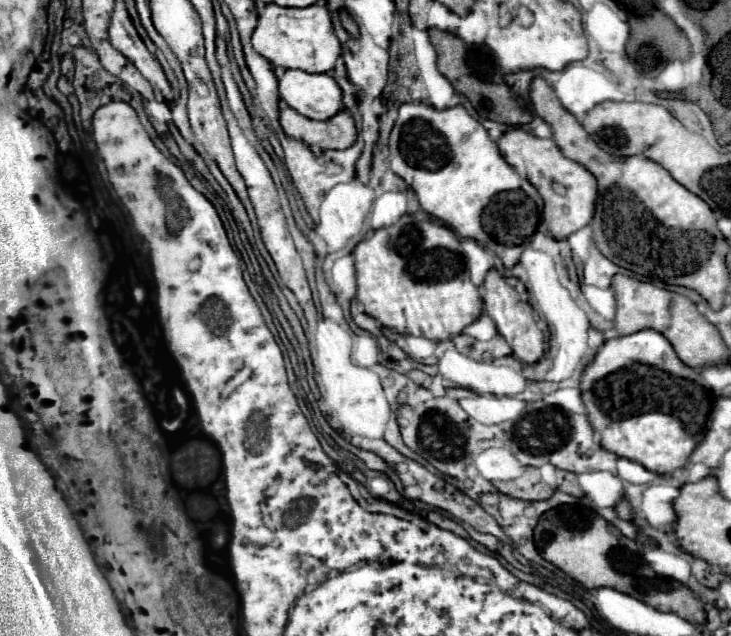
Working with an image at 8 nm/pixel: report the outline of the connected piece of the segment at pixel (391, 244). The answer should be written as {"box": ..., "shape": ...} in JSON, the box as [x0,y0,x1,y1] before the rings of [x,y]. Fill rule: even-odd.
{"box":[352,216,482,340],"shape":[[[404,216],[392,226],[370,232],[352,254],[358,274],[356,300],[386,328],[450,340],[482,314],[482,300],[468,276],[460,240],[444,224]]]}

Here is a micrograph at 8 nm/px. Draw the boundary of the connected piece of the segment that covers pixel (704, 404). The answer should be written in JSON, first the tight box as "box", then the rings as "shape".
{"box":[580,330,714,474],"shape":[[[640,330],[630,336],[620,336],[606,340],[598,350],[596,358],[584,370],[580,378],[580,388],[584,394],[584,404],[588,410],[588,420],[596,432],[602,436],[602,446],[634,462],[640,462],[646,470],[656,474],[672,474],[682,468],[698,442],[702,442],[714,398],[708,388],[702,386],[700,372],[688,368],[674,352],[672,344],[656,330]]]}

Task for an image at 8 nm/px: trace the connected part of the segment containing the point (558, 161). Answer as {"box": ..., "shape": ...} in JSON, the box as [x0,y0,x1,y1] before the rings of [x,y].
{"box":[498,128,598,240],"shape":[[[524,128],[508,130],[498,140],[498,148],[504,160],[540,192],[544,200],[544,222],[556,240],[564,240],[572,232],[588,226],[594,216],[594,204],[598,196],[596,178],[592,172],[588,172],[582,164],[568,160],[552,140],[536,138]]]}

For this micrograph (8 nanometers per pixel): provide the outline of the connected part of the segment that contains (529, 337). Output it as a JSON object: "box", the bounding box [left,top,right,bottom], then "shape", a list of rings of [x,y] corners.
{"box":[484,270,544,364],"shape":[[[490,270],[486,274],[486,282],[484,282],[484,306],[486,306],[486,312],[490,314],[490,318],[494,320],[498,332],[506,338],[506,342],[510,344],[510,348],[514,350],[514,356],[518,360],[522,360],[524,364],[534,364],[542,358],[544,354],[544,346],[542,346],[542,330],[538,328],[536,320],[534,320],[534,312],[530,308],[528,302],[522,302],[518,292],[508,286],[504,282],[504,278],[496,272],[496,270]]]}

